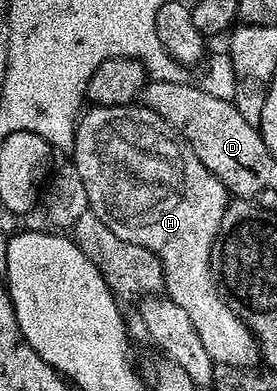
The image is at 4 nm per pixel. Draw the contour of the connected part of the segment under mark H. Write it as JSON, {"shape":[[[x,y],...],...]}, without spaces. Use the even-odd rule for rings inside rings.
{"shape":[[[145,105],[91,106],[75,127],[74,154],[73,164],[77,172],[81,172],[81,180],[85,180],[90,213],[103,219],[103,223],[113,228],[121,240],[141,244],[161,260],[166,297],[185,308],[212,362],[223,368],[258,367],[261,362],[259,341],[236,316],[213,269],[213,251],[217,246],[221,220],[227,211],[229,191],[213,172],[209,172],[209,168],[205,168],[205,164],[201,164],[191,145],[165,119],[157,116],[157,112]]]}

